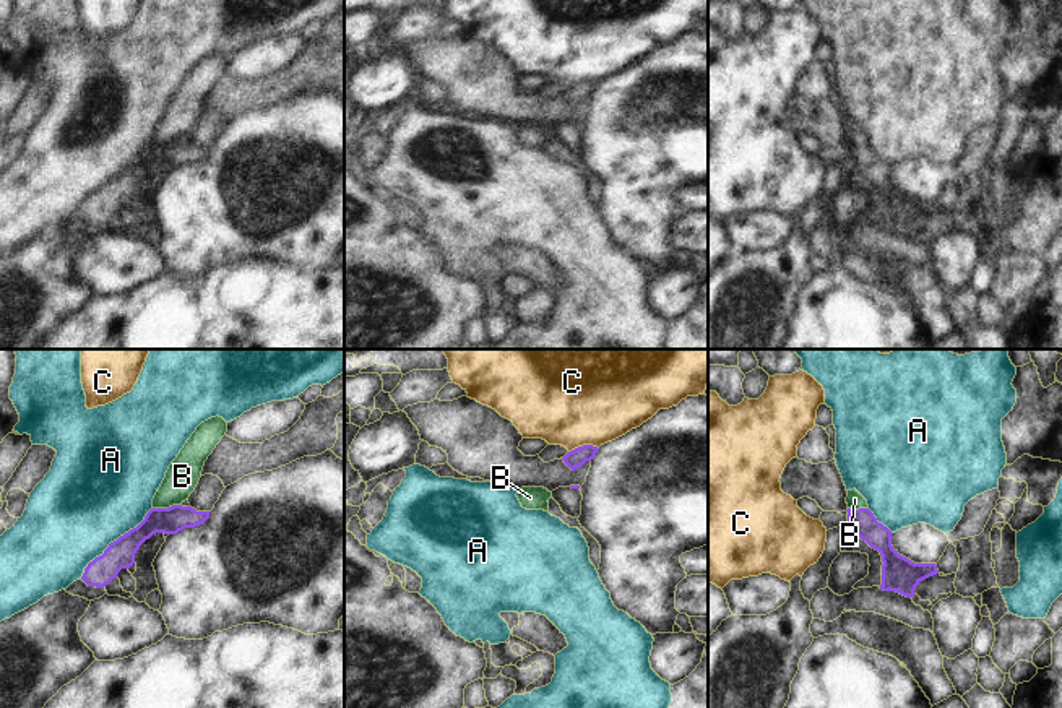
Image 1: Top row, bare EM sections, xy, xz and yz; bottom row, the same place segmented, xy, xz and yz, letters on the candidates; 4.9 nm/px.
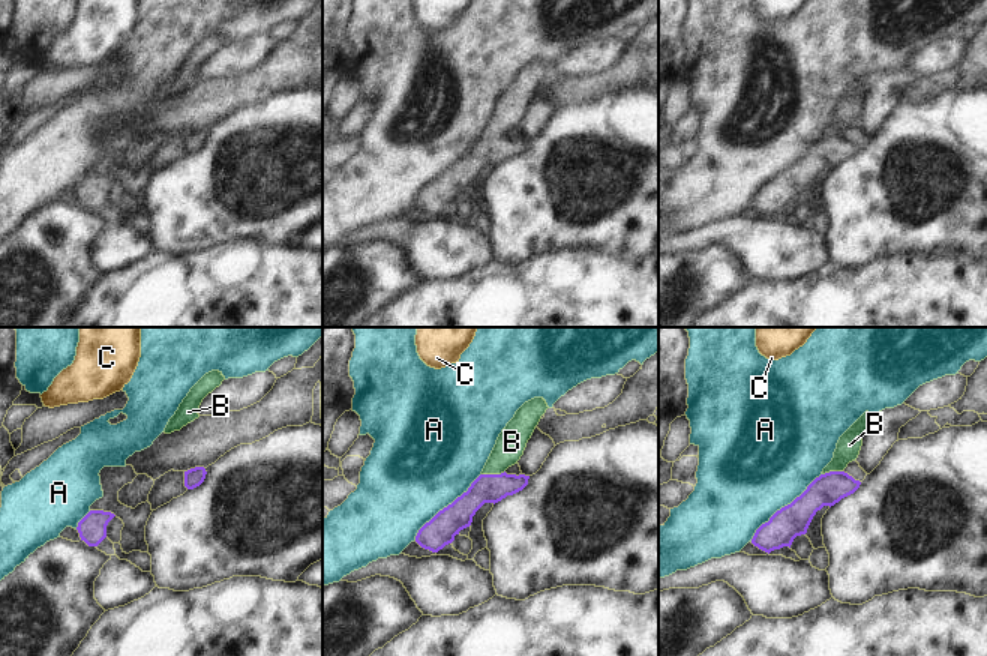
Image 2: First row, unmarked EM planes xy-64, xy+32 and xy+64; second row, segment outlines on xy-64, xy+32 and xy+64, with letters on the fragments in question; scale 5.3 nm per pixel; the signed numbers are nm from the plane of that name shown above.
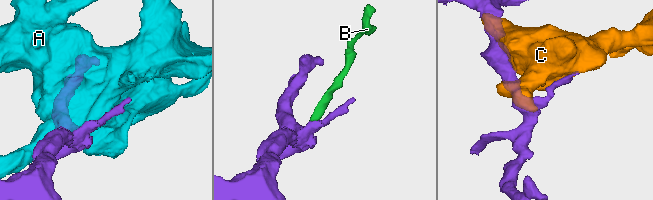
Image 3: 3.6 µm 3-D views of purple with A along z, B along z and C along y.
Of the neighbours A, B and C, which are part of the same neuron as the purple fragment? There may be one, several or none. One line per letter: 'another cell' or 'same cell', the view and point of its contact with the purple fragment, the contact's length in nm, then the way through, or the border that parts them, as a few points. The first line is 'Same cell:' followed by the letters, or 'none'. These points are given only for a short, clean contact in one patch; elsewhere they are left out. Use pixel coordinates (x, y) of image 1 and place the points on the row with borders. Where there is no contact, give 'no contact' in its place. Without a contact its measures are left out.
Same cell: B
A: another cell; contact xy (114, 541); length 500 nm
B: same cell; contact xy (166, 509); length 150 nm; way xy (171, 520), (166, 509), (168, 499), (182, 476)
C: another cell; contact xz (583, 445); length 150 nm

